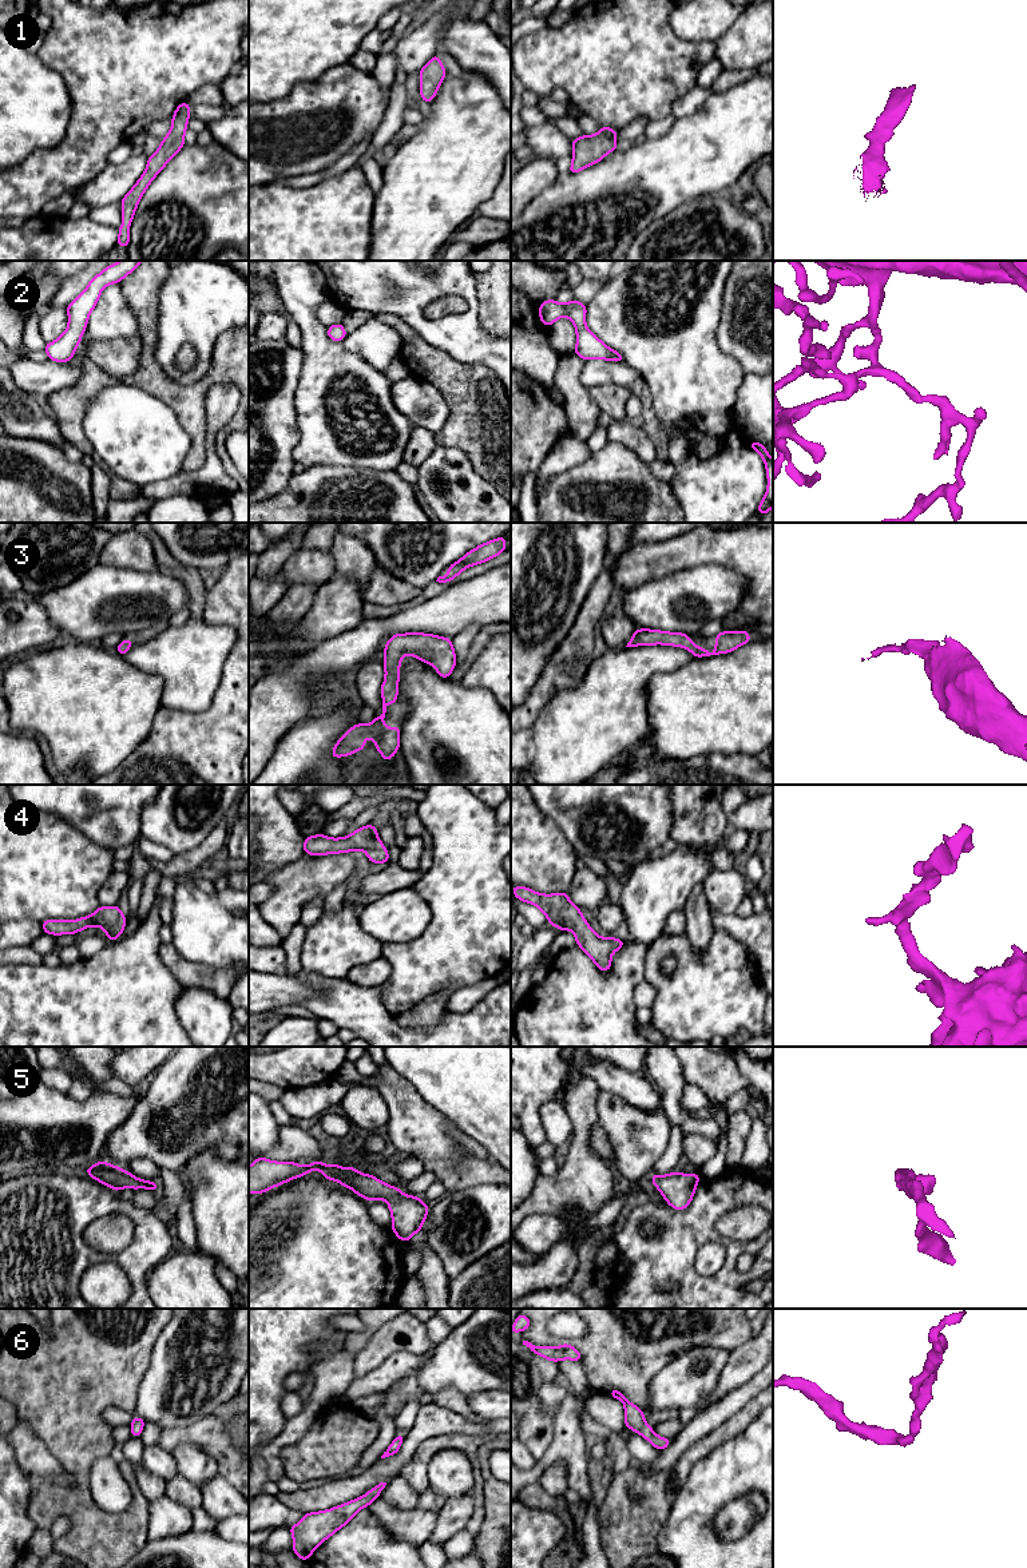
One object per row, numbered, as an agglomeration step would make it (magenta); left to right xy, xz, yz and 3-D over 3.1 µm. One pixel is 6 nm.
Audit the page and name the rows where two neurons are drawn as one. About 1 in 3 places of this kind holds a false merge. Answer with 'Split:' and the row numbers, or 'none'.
Split: none

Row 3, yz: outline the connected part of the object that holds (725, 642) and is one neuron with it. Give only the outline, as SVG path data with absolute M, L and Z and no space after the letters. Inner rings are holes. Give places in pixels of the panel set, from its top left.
M641 628L635 630L626 647L635 646L653 646L665 644L687 648L695 658L727 654L738 648L739 646L750 642L749 631L721 631L715 635L715 650L713 652L697 647L689 635L682 632L666 632L658 630Z

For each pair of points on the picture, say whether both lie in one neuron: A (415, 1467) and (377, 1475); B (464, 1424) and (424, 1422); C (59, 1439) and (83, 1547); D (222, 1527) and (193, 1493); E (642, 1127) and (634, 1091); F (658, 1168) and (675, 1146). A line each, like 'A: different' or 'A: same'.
A: different
B: same
C: same
D: different
E: different
F: same

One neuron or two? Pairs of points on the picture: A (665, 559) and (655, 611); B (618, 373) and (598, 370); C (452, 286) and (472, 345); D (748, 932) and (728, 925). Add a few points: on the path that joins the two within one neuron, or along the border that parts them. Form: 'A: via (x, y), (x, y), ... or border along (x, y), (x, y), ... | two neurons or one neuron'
A: border along (693, 568), (674, 571), (643, 582), (633, 588) | two neurons
B: via (613, 372), (603, 372) | one neuron
C: via (468, 297), (471, 300), (471, 329) | one neuron
D: via (742, 928), (733, 925) | one neuron

